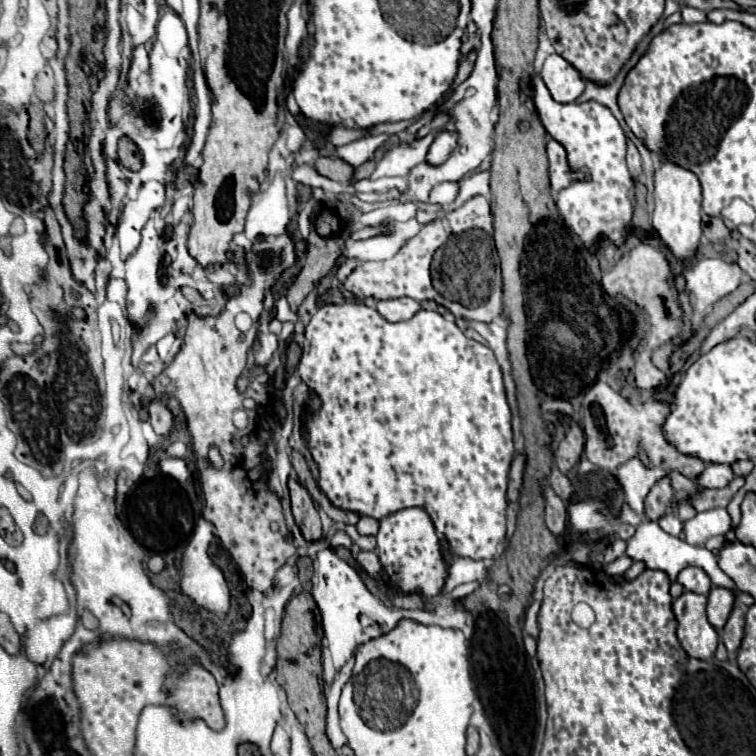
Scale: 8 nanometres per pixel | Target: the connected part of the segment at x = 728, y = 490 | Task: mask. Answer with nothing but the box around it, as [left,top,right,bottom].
[691,477,743,511]

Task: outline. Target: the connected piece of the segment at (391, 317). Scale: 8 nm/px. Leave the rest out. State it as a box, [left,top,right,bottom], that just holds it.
[377,297,421,323]

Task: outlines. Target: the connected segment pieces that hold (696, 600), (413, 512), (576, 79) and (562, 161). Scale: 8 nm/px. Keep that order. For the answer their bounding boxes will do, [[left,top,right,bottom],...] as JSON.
[[673,591,719,661],[377,507,447,597],[541,53,585,103],[547,141,581,197]]

